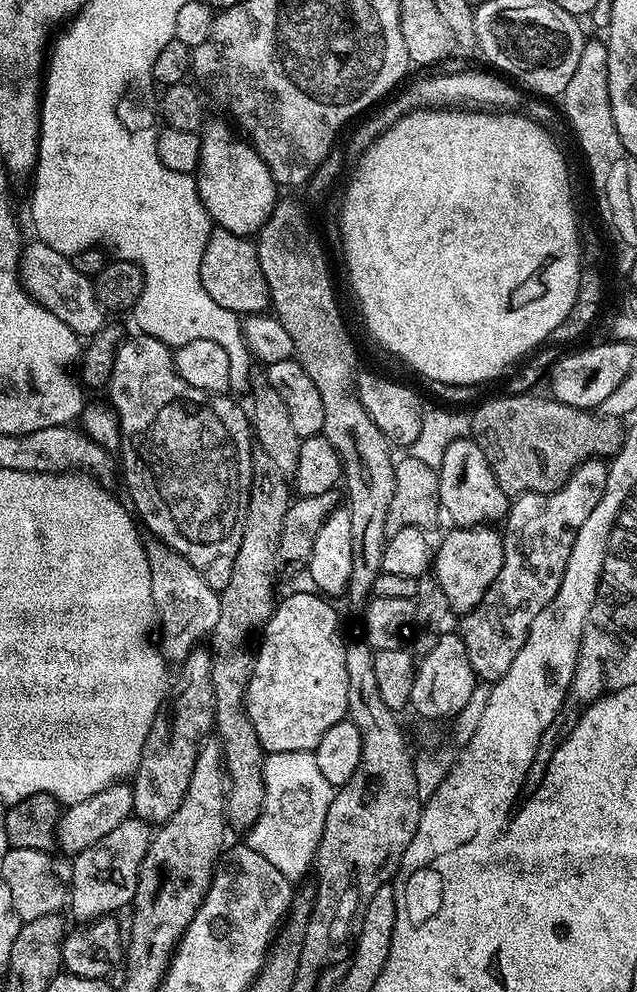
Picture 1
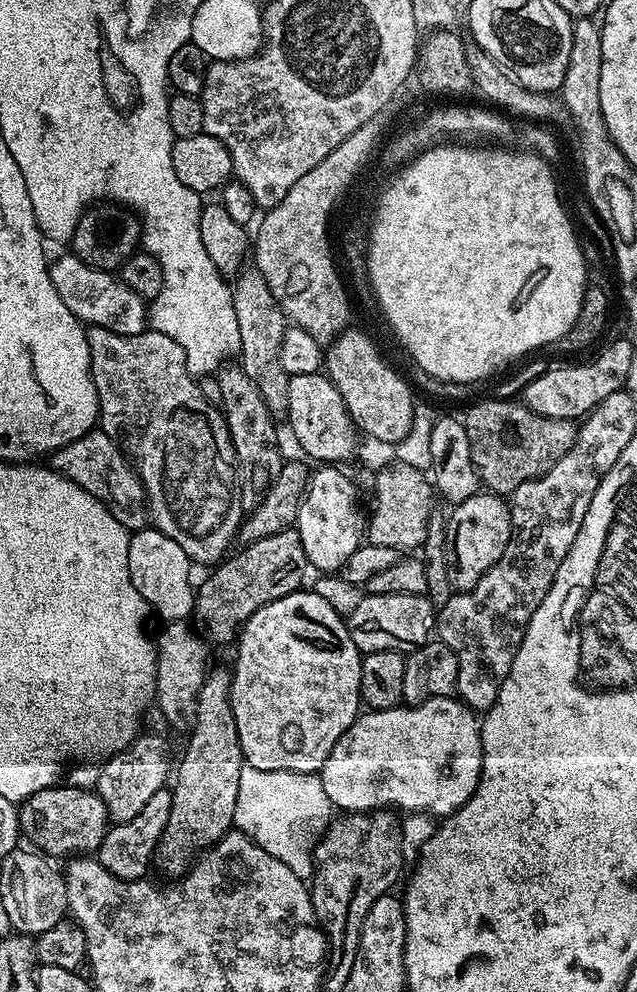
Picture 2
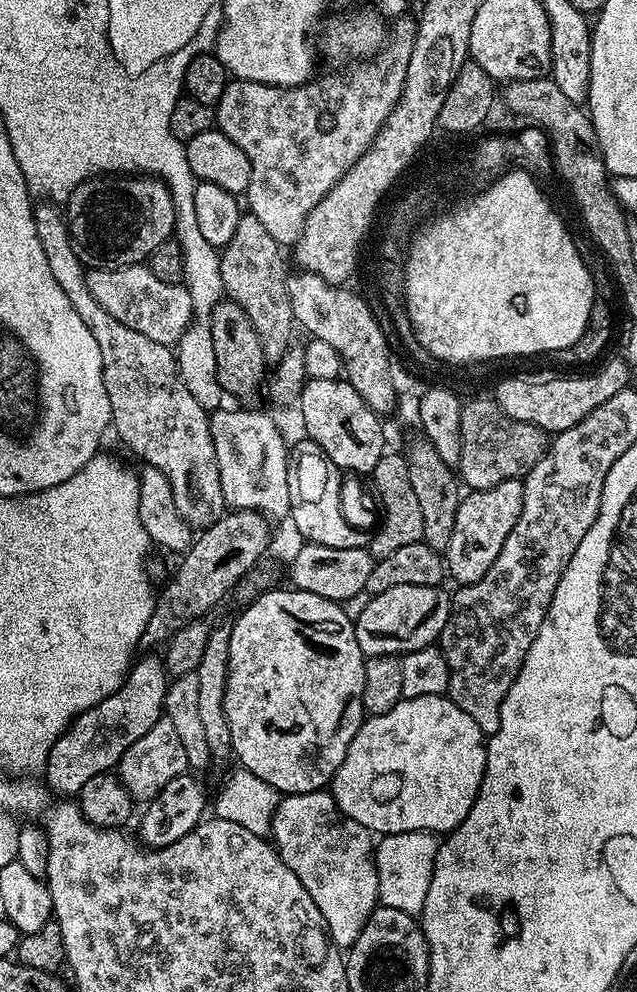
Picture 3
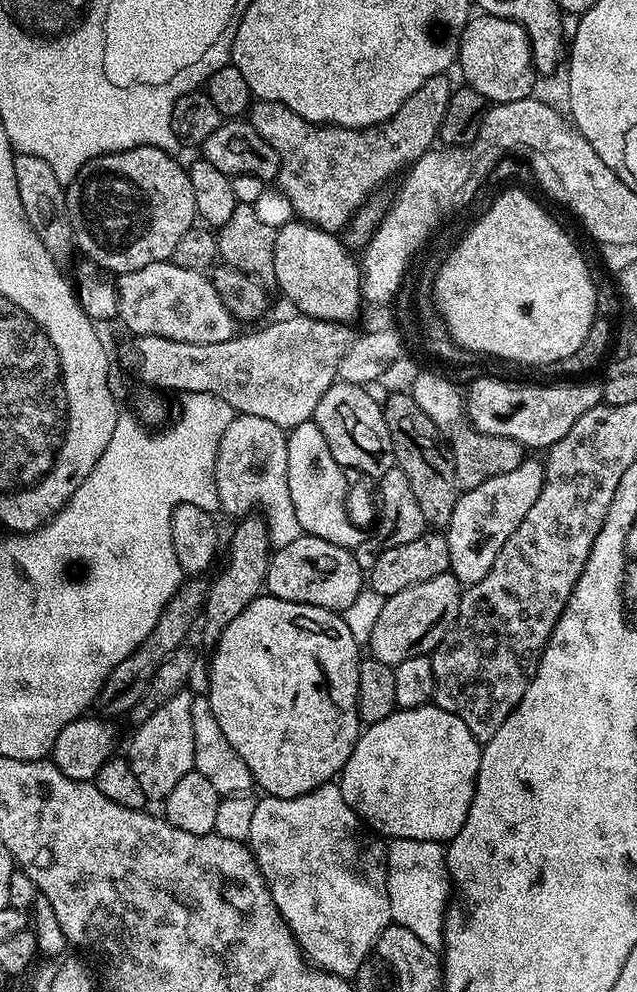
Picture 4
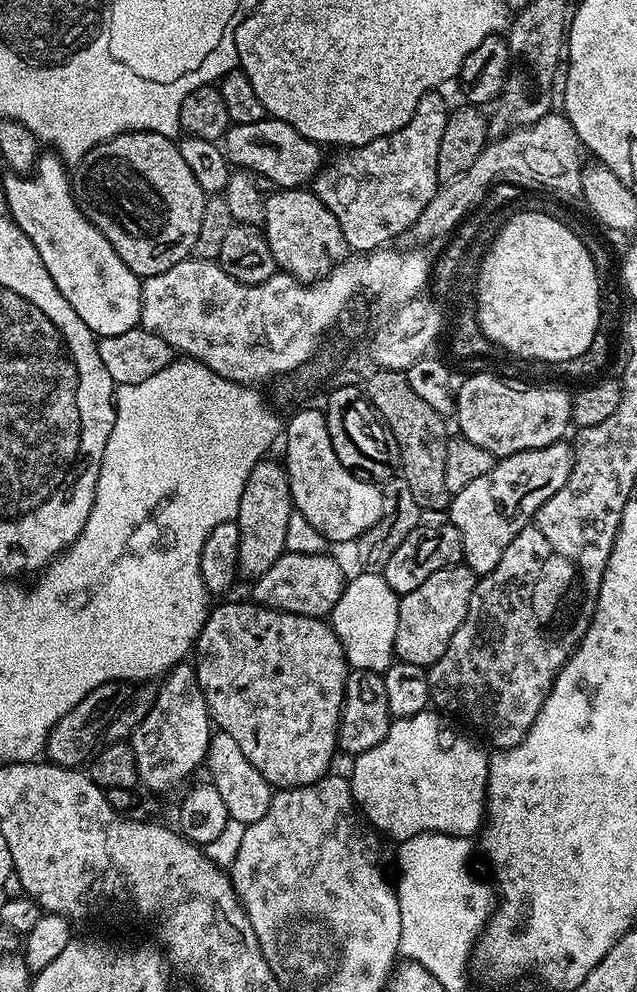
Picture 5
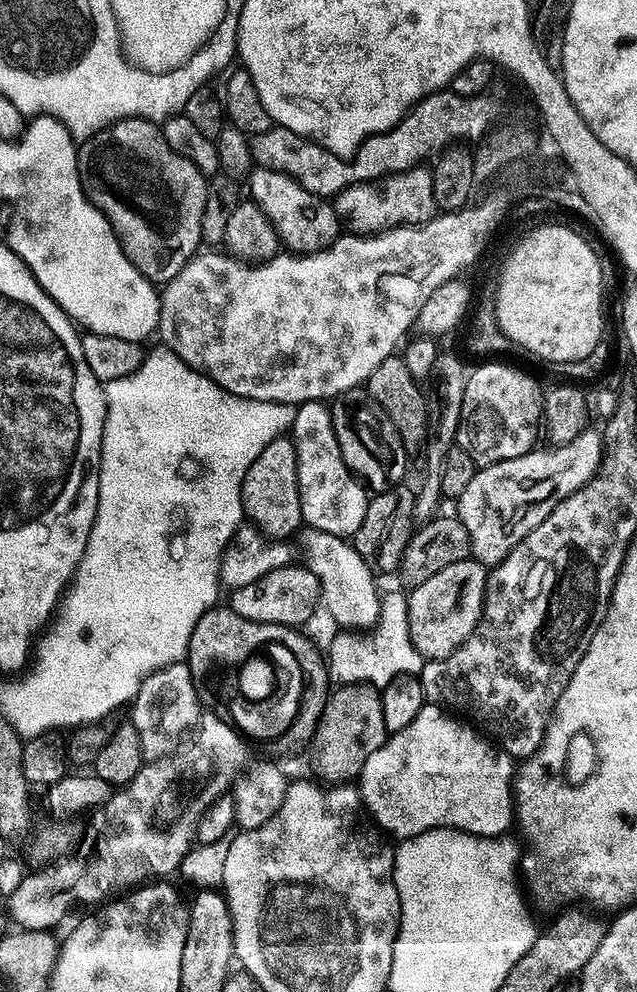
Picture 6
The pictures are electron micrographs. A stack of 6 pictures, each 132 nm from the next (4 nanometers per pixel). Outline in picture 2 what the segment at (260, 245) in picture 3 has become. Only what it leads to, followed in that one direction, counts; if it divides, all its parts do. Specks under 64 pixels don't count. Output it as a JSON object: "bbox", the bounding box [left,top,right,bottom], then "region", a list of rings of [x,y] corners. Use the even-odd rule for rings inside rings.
{"bbox":[231,267,289,418],"region":[[[245,267],[231,285],[234,315],[238,318],[240,339],[238,362],[241,367],[244,367],[246,374],[250,374],[254,386],[258,386],[258,394],[262,394],[262,402],[266,402],[274,417],[280,418],[288,410],[289,374],[283,369],[282,364],[286,317],[259,267],[251,267]]]}

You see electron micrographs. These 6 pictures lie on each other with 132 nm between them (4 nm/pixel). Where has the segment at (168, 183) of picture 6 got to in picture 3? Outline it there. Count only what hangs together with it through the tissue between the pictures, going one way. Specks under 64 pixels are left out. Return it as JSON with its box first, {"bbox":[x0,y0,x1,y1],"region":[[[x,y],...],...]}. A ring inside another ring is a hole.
{"bbox":[66,174,176,269],"region":[[[105,174],[84,180],[66,201],[68,233],[78,258],[89,269],[125,268],[131,264],[144,264],[162,242],[173,235],[176,226],[174,198],[163,180],[147,174]]]}

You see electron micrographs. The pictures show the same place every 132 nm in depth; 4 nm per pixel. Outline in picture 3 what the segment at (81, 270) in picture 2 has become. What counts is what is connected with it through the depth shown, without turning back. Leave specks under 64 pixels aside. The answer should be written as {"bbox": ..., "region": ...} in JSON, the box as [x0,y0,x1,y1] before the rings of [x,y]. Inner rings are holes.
{"bbox":[87,264,192,345],"region":[[[131,264],[125,268],[94,268],[87,273],[88,289],[94,294],[94,302],[108,311],[122,326],[130,326],[130,330],[138,330],[138,334],[146,334],[146,338],[154,338],[154,342],[175,345],[182,334],[192,325],[192,302],[190,294],[183,283],[175,284],[158,278],[144,264]]]}

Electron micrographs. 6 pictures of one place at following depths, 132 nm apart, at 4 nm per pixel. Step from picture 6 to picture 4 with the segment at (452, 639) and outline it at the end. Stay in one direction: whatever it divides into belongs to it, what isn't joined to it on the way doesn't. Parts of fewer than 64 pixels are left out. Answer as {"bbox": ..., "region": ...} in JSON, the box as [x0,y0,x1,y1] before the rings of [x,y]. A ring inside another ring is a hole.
{"bbox":[366,571,461,666],"region":[[[446,571],[438,574],[438,578],[430,578],[430,582],[406,586],[406,590],[398,590],[398,594],[387,597],[382,614],[378,614],[374,634],[366,645],[367,651],[372,651],[369,652],[371,659],[395,666],[398,662],[406,662],[406,658],[431,654],[458,618],[461,591],[460,579]]]}

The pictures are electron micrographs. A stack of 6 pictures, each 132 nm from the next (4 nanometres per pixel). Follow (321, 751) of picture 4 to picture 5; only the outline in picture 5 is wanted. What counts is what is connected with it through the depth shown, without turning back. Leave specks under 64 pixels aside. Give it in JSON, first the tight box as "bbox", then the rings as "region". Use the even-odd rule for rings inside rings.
{"bbox":[194,603,350,789],"region":[[[247,603],[220,604],[217,608],[215,605],[209,611],[194,645],[198,686],[202,686],[211,723],[238,742],[250,766],[273,789],[301,788],[329,775],[332,755],[337,755],[336,735],[344,705],[344,683],[350,671],[348,659],[327,619]]]}

